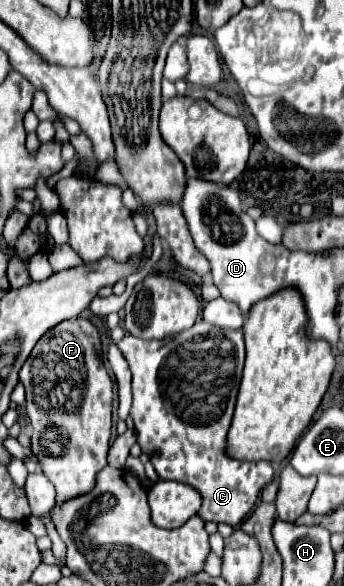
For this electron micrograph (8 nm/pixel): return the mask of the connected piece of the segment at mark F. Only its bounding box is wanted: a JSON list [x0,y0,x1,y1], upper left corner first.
[20,317,112,505]

